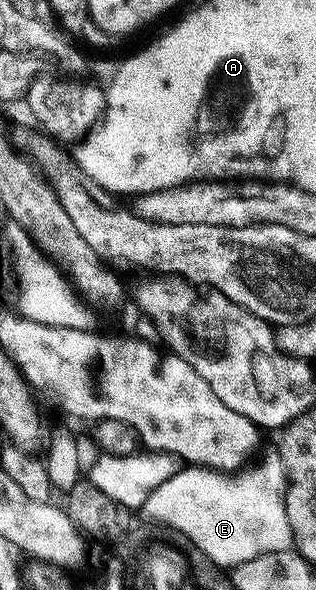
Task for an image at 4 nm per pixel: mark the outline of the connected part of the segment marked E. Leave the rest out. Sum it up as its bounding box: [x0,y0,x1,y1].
[142,452,292,568]

